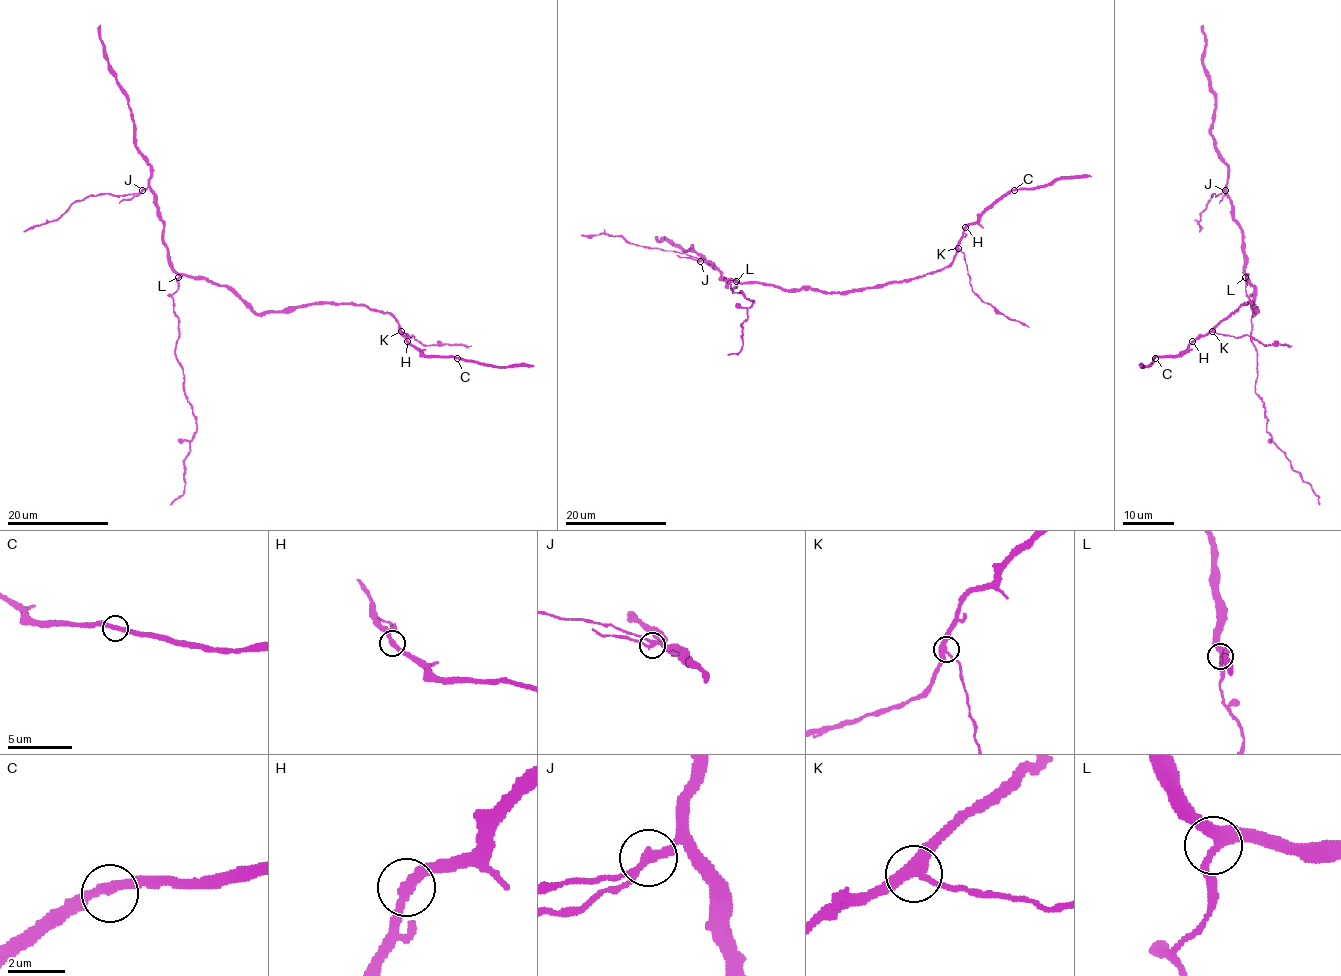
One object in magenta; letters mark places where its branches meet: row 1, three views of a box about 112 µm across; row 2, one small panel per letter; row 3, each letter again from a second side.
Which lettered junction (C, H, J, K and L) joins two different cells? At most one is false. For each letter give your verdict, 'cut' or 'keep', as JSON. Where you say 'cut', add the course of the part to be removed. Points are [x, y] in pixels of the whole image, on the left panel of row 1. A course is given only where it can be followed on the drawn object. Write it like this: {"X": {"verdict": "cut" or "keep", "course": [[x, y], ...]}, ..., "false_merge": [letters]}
{"C": {"verdict": "keep"}, "H": {"verdict": "keep"}, "J": {"verdict": "cut", "course": [[143, 190], [119, 203]]}, "K": {"verdict": "keep"}, "L": {"verdict": "keep"}, "false_merge": ["J"]}

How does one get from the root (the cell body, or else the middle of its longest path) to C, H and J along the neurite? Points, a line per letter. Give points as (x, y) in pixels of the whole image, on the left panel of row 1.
C: (244, 302), (258, 313), (292, 312), (309, 305), (356, 303), (388, 312), (405, 338), (426, 355), (457, 358)
H: (244, 302), (258, 313), (292, 312), (309, 305), (356, 303), (388, 312), (398, 322), (398, 329), (407, 341)
J: (244, 302), (225, 287), (180, 275), (175, 270), (163, 240), (157, 199), (148, 188), (143, 190)

